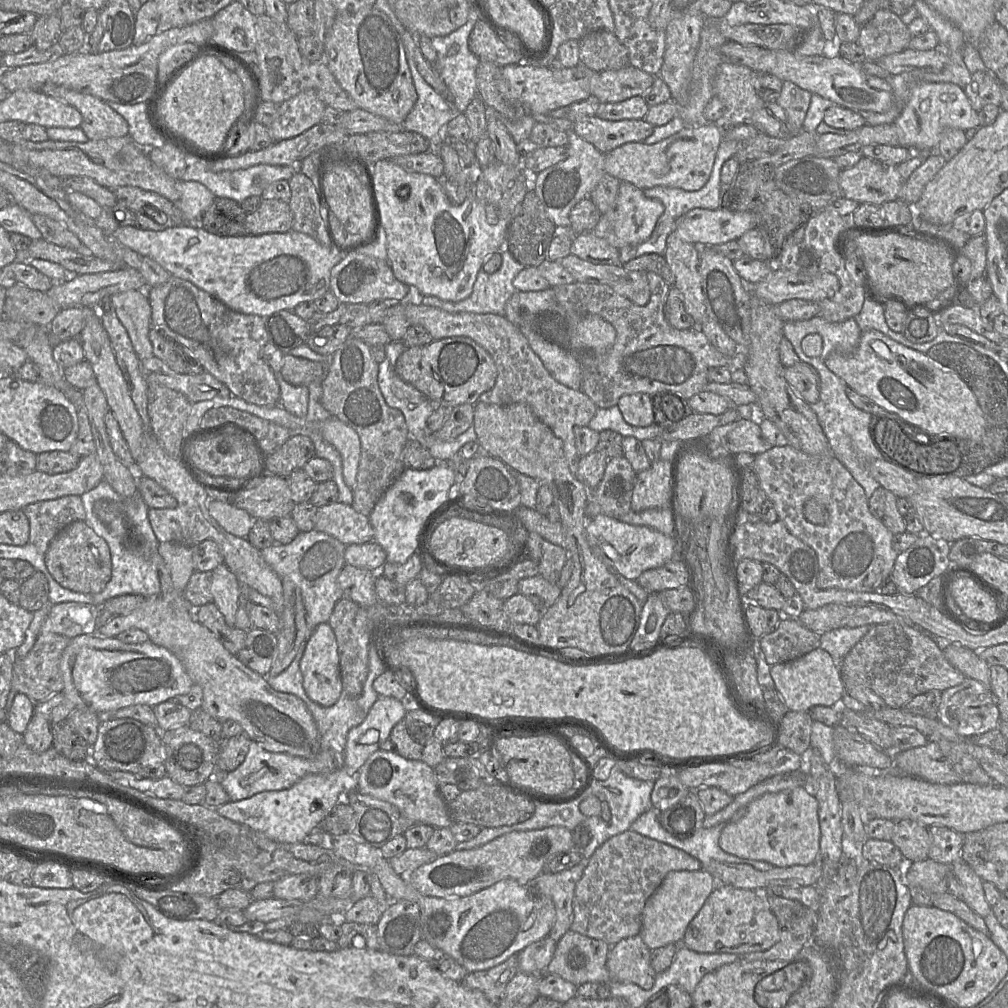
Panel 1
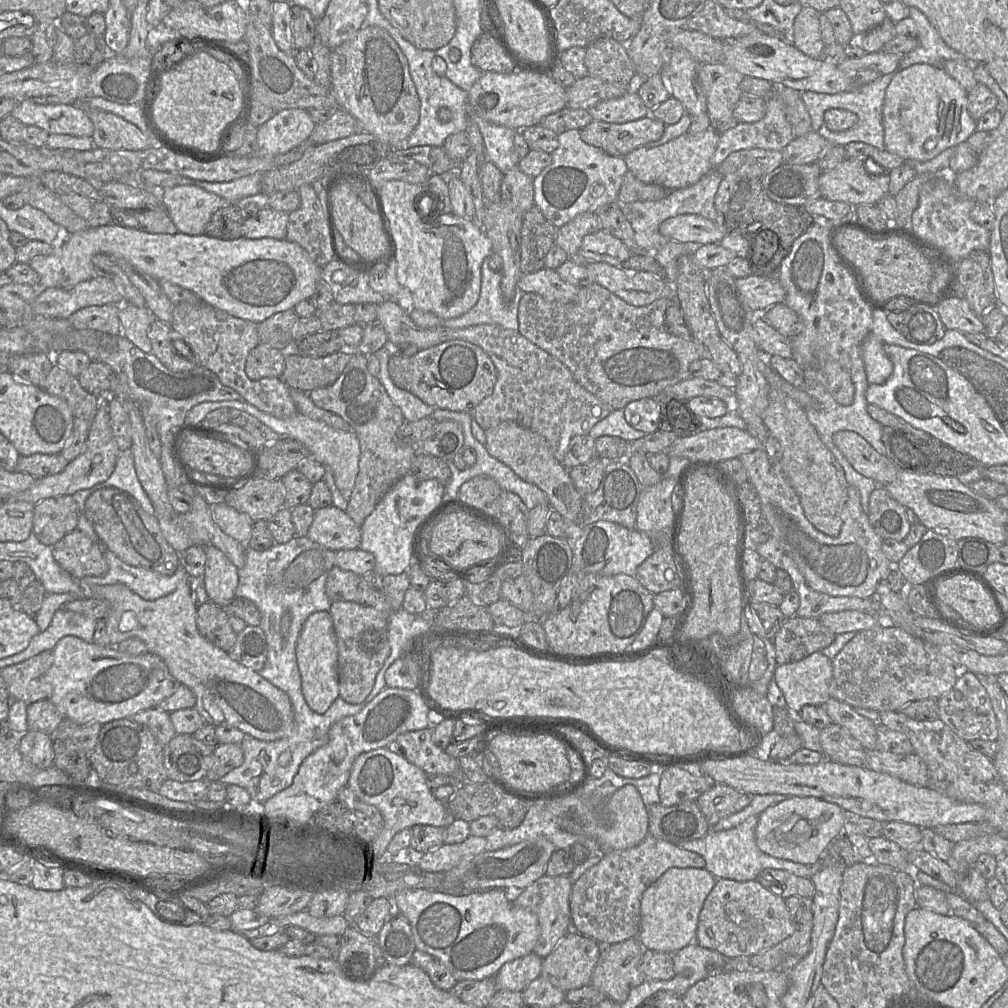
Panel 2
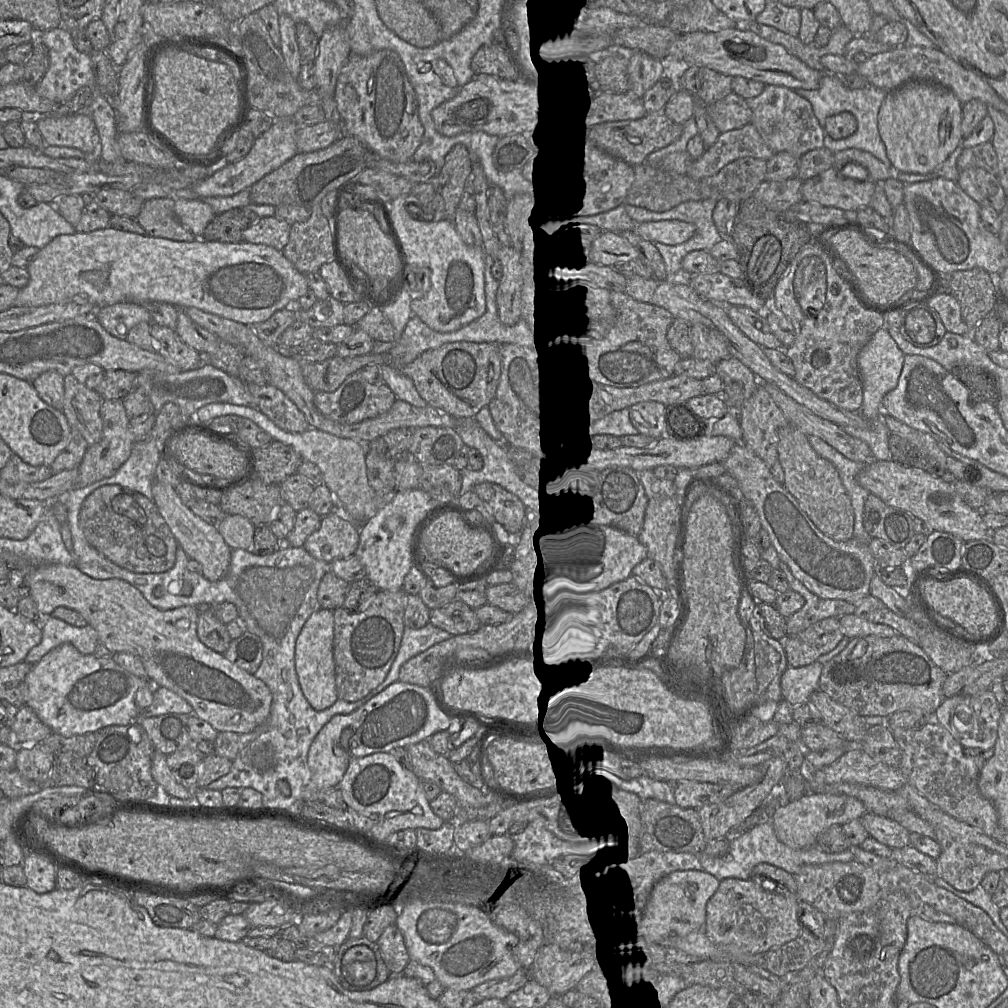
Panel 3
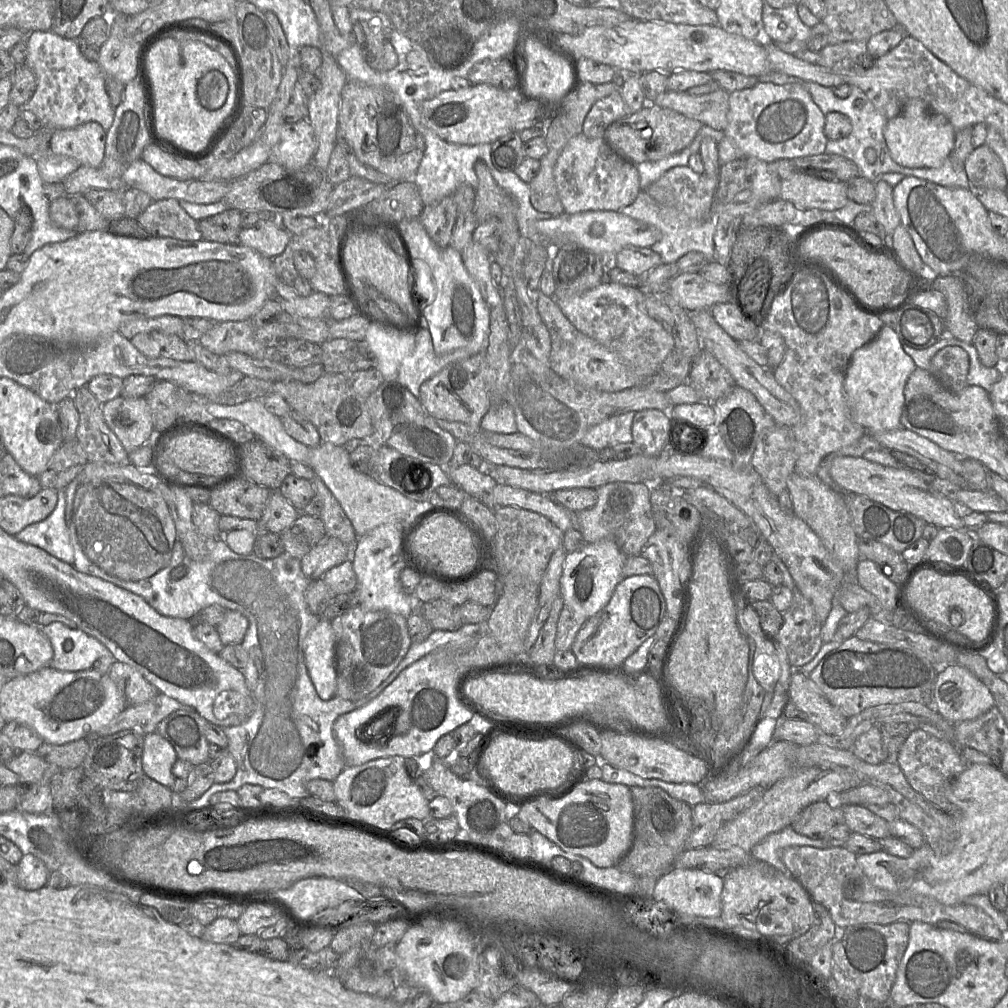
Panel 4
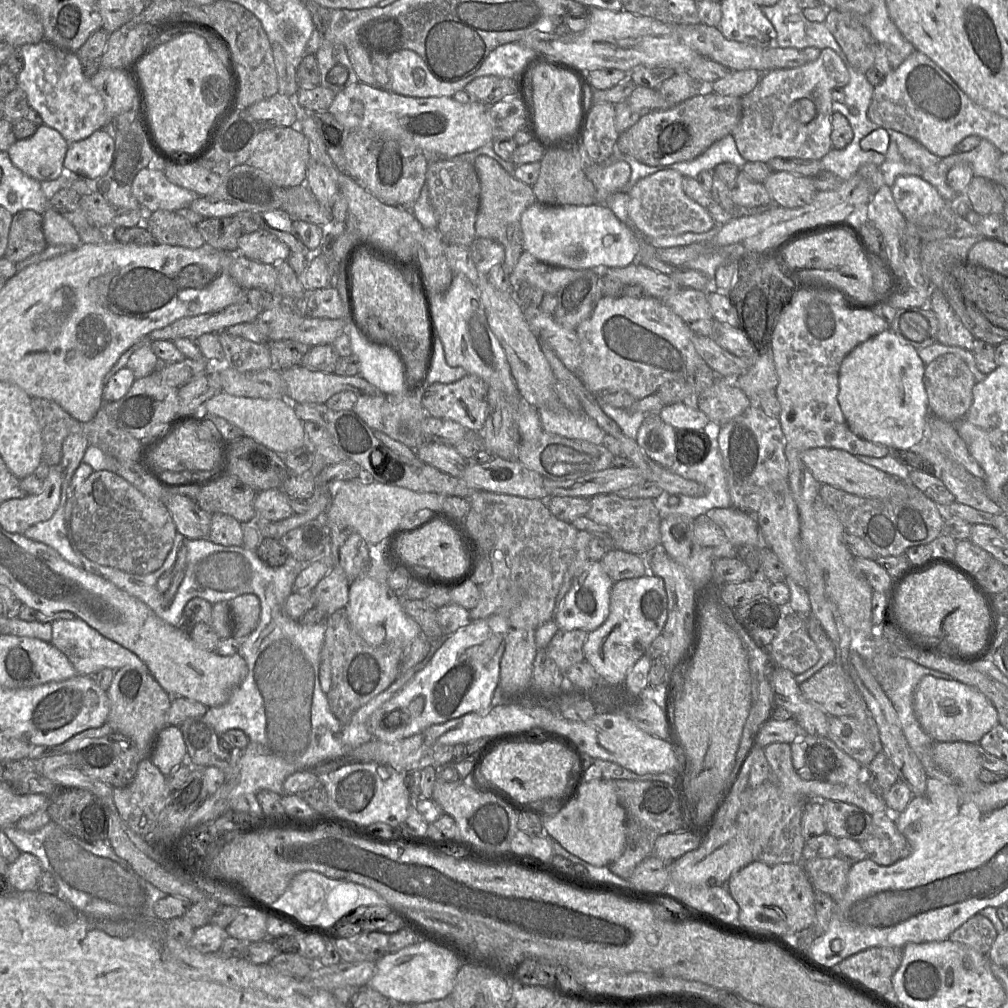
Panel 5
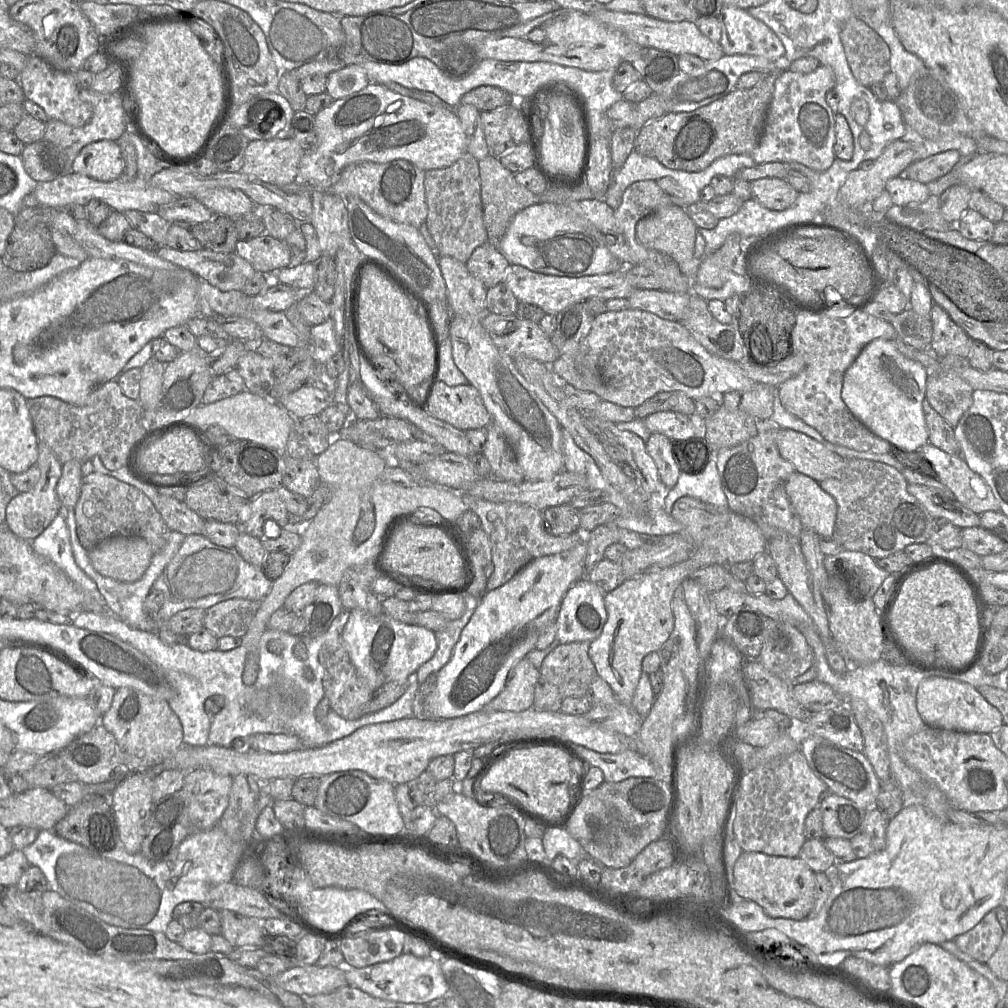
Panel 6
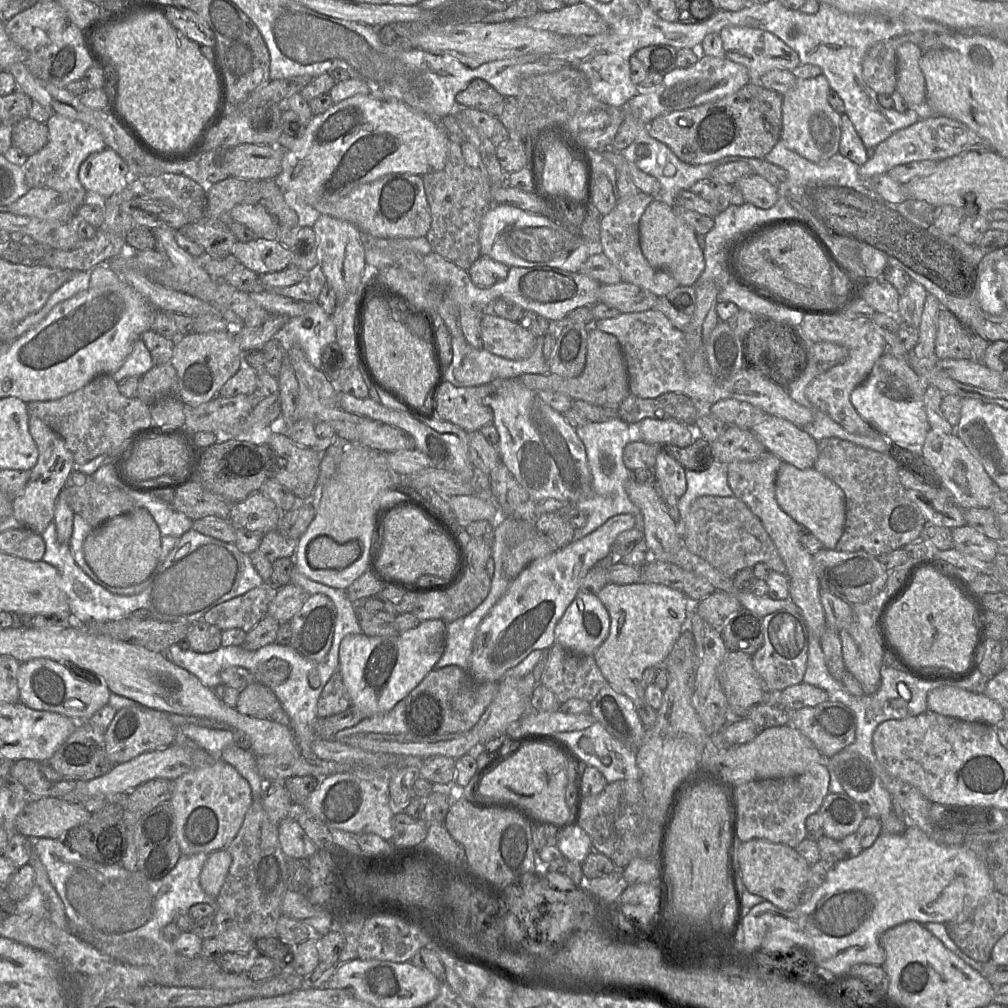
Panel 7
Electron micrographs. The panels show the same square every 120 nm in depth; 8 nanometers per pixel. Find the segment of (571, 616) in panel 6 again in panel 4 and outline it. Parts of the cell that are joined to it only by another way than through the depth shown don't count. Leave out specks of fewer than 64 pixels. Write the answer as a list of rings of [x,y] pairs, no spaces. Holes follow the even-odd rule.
[[[611,540],[586,544],[581,550],[567,553],[561,577],[561,596],[564,604],[575,611],[580,611],[586,618],[594,616],[609,603],[616,586],[623,579],[622,569],[627,557]]]

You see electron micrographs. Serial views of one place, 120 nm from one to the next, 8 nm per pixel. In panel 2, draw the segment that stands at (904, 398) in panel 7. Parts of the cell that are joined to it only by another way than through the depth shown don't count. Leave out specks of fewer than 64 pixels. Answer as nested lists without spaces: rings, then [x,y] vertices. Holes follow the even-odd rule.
[[[870,334],[862,344],[862,358],[868,385],[883,384],[893,373],[893,363],[884,351],[885,343]]]

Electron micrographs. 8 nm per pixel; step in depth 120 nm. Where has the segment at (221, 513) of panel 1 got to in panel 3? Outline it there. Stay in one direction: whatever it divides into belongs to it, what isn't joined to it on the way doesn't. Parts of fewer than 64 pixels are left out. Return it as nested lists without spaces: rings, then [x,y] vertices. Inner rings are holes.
[[[226,515],[217,526],[225,543],[232,549],[250,550],[255,526],[240,515]]]

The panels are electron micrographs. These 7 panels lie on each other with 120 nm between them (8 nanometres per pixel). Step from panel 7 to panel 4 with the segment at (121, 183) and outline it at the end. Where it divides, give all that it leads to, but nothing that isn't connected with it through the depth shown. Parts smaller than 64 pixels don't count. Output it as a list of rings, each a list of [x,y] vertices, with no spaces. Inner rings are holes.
[[[87,122],[71,129],[50,133],[53,154],[75,159],[81,165],[99,168],[105,156],[107,132],[97,122]]]

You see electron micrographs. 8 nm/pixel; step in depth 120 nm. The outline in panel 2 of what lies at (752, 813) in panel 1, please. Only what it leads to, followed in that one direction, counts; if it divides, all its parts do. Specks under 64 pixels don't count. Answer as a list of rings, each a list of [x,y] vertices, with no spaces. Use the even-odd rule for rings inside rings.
[[[789,796],[758,815],[756,844],[764,853],[812,865],[822,859],[832,841],[843,834],[850,815],[839,805],[816,797]]]

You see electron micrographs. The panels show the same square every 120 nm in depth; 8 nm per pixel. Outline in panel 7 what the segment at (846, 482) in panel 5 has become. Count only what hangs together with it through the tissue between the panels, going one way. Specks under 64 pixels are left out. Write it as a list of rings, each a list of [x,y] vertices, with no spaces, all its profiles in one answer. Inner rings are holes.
[[[768,415],[751,430],[765,449],[782,461],[801,470],[814,467],[818,457],[817,441],[800,427]]]

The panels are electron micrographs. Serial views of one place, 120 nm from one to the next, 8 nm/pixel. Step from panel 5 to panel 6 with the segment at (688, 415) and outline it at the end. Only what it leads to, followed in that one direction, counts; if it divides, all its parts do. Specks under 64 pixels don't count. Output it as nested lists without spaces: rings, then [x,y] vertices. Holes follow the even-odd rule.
[[[660,411],[644,418],[645,426],[651,433],[663,434],[671,441],[695,437],[697,428],[691,417],[675,411]]]

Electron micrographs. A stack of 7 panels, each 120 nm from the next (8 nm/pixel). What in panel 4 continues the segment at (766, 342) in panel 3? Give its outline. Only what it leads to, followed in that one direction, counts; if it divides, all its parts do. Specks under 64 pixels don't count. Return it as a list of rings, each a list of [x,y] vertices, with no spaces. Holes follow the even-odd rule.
[[[732,302],[715,304],[711,314],[717,323],[736,341],[758,340],[760,328],[743,316]]]

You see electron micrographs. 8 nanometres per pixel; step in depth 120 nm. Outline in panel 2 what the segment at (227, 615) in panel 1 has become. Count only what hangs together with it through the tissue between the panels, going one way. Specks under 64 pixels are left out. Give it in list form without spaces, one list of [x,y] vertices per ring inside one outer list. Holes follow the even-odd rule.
[[[205,546],[206,563],[201,578],[209,600],[219,607],[230,604],[236,597],[238,568],[214,546]]]

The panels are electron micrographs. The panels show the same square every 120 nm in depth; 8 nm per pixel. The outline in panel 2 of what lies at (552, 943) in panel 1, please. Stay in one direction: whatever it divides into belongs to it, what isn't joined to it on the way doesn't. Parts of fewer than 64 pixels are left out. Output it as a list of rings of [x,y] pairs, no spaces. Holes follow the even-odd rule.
[[[534,952],[504,963],[495,974],[497,990],[522,992],[541,975],[543,959]]]

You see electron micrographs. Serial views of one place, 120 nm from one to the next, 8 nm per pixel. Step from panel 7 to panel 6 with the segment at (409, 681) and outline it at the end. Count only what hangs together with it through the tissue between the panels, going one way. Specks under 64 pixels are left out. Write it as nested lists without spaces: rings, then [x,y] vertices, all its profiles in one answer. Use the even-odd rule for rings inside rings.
[[[361,610],[349,611],[342,641],[357,672],[374,691],[388,682],[405,682],[414,677],[419,667],[430,660],[437,649],[434,631],[401,623],[384,613],[373,617]]]

